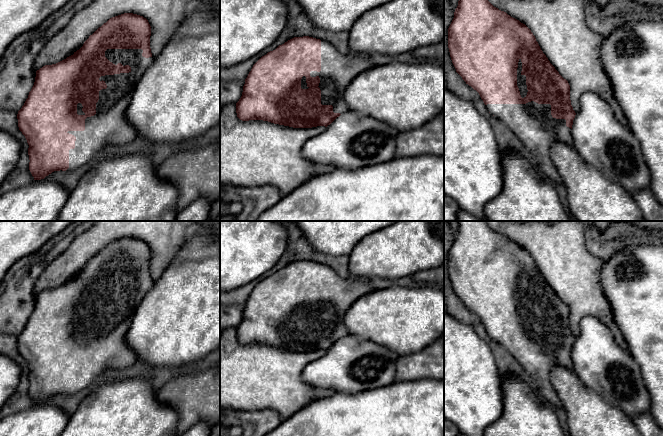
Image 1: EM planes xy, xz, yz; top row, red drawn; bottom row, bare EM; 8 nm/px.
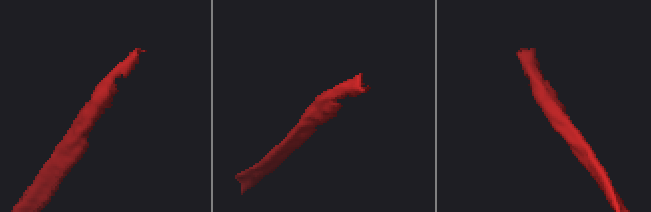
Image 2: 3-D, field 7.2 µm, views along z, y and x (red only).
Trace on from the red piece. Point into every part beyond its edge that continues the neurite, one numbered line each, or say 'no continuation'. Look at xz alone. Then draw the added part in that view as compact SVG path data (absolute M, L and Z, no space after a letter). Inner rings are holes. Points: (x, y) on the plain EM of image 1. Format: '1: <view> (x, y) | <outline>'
1: xz (338, 294) | M321 264L321 295L311 295L310 300L320 302L321 328L332 329L334 337L350 335L344 324L345 313L362 296L373 291L364 280L341 278L330 267Z

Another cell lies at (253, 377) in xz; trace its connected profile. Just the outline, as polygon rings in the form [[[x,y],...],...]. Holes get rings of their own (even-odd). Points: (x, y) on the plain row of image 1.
[[[236,328],[226,329],[220,334],[220,407],[238,411],[275,410],[286,420],[312,401],[332,396],[332,388],[318,388],[302,380],[303,369],[311,362],[321,358],[325,350],[312,352],[293,352],[263,344],[242,345],[237,341]]]

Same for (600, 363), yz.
[[[585,316],[581,319],[580,335],[575,339],[571,354],[577,377],[606,403],[621,410],[631,419],[650,412],[650,393],[639,365],[629,352],[616,343],[610,330],[596,317]]]

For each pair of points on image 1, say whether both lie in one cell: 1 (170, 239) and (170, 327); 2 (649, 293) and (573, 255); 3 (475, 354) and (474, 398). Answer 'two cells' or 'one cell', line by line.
1: two cells
2: two cells
3: one cell

